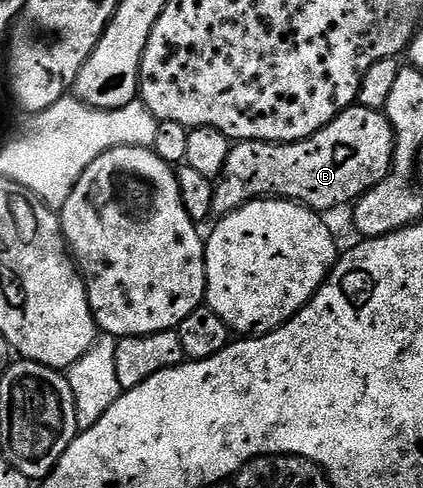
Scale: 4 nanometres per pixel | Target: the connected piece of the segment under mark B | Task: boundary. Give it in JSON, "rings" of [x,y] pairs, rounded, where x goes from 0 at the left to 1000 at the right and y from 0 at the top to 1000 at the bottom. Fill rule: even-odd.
{"rings":[[[830,217],[813,223],[783,254],[766,258],[726,287],[702,287],[697,295],[636,295],[612,287],[556,293],[539,316],[539,332],[506,379],[504,441],[522,447],[586,414],[631,406],[690,410],[771,439],[778,426],[799,426],[806,418],[835,420],[922,355],[929,332],[931,268],[910,236],[877,221]]]}

